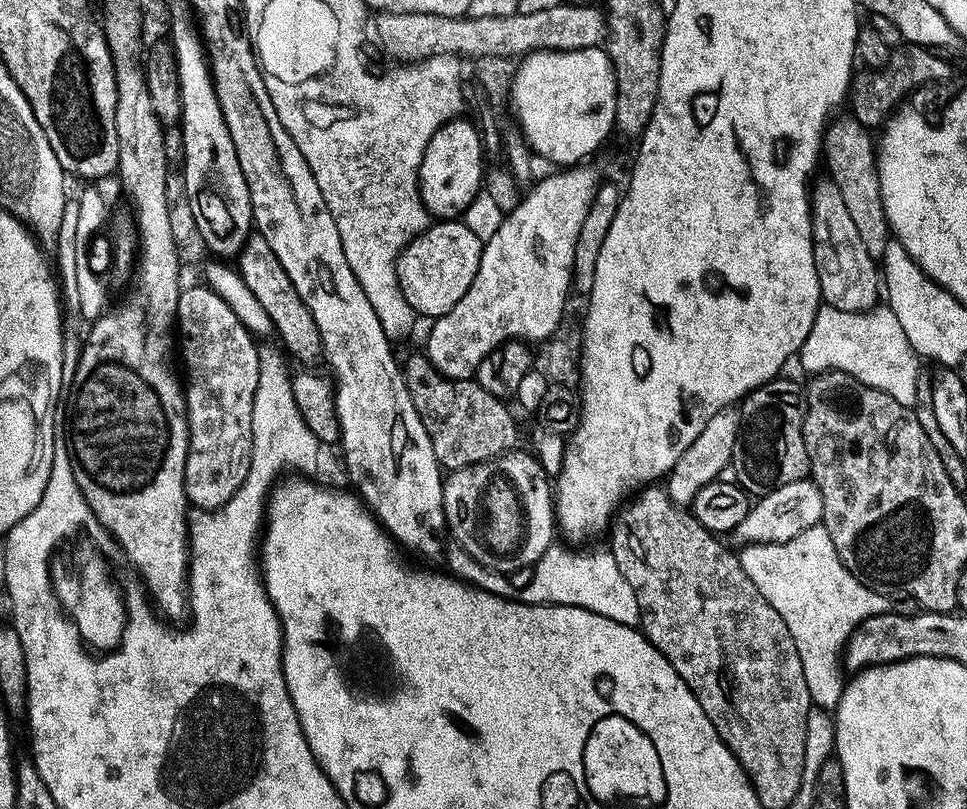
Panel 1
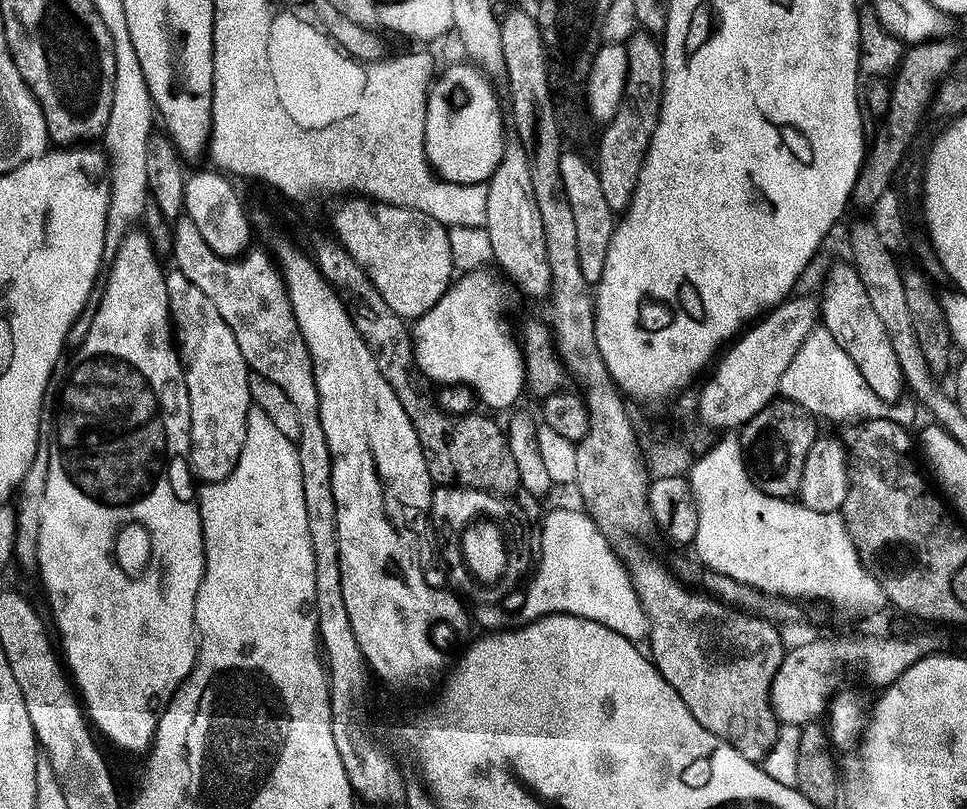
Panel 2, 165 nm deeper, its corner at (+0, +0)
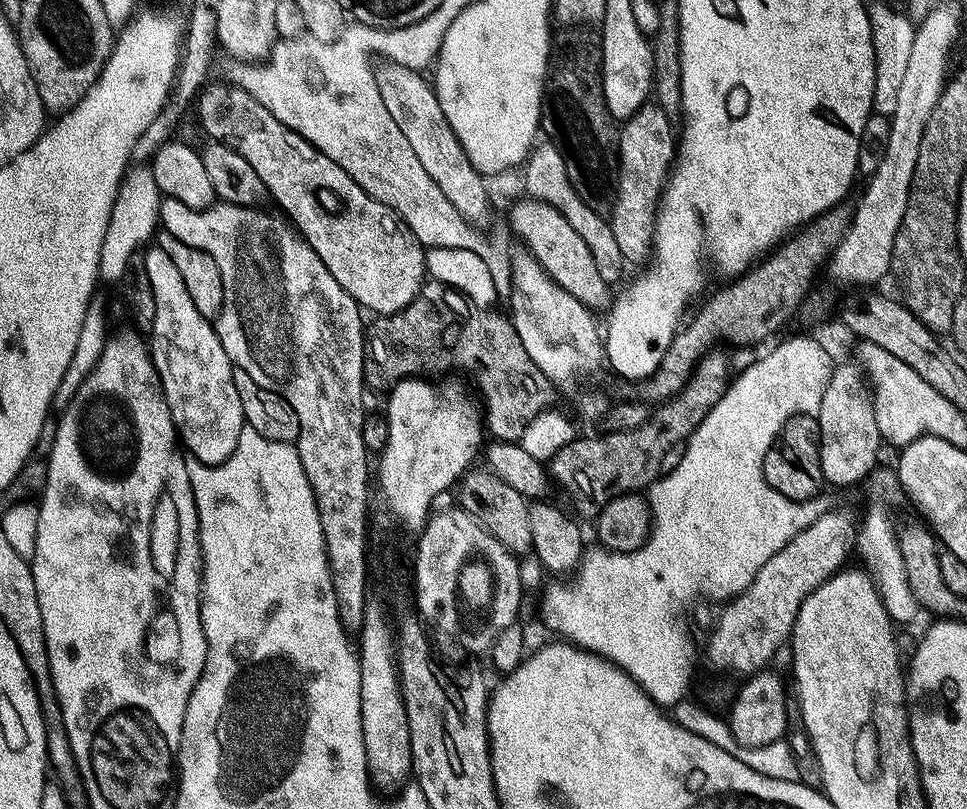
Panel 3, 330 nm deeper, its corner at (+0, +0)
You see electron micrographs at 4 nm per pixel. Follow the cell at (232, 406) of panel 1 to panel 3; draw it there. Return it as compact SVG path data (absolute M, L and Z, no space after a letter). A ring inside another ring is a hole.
M152 246L143 256L142 267L154 294L150 351L164 397L170 406L179 443L189 453L192 451L201 460L201 465L221 464L236 451L240 432L246 426L242 398L238 398L238 386L234 386L232 359L226 350L222 350L222 342L213 323L198 314L194 302L190 302L182 274L178 274L170 254Z

